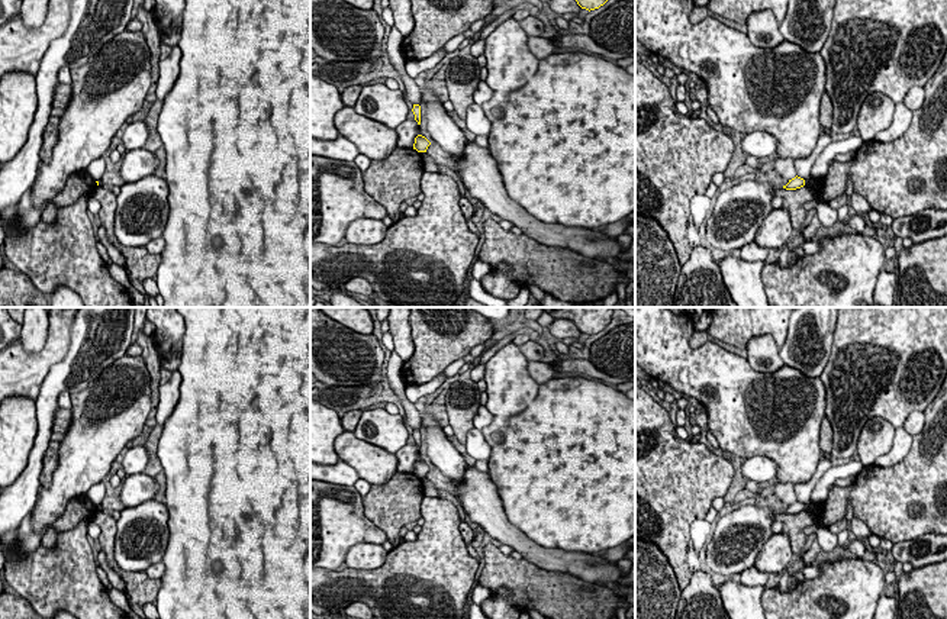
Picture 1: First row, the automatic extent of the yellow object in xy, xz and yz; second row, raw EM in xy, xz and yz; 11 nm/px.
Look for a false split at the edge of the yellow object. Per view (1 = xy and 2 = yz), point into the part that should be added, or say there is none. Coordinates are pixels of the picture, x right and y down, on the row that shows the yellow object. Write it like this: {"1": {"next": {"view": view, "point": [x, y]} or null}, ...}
{"1": {"next": null}, "2": {"next": null}}

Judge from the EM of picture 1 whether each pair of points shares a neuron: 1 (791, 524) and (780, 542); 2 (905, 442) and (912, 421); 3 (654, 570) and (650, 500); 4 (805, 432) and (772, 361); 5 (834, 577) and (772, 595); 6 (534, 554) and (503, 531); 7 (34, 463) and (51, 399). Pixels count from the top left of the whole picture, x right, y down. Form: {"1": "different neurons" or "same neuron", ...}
{"1": "different neurons", "2": "different neurons", "3": "different neurons", "4": "different neurons", "5": "same neuron", "6": "same neuron", "7": "same neuron"}

